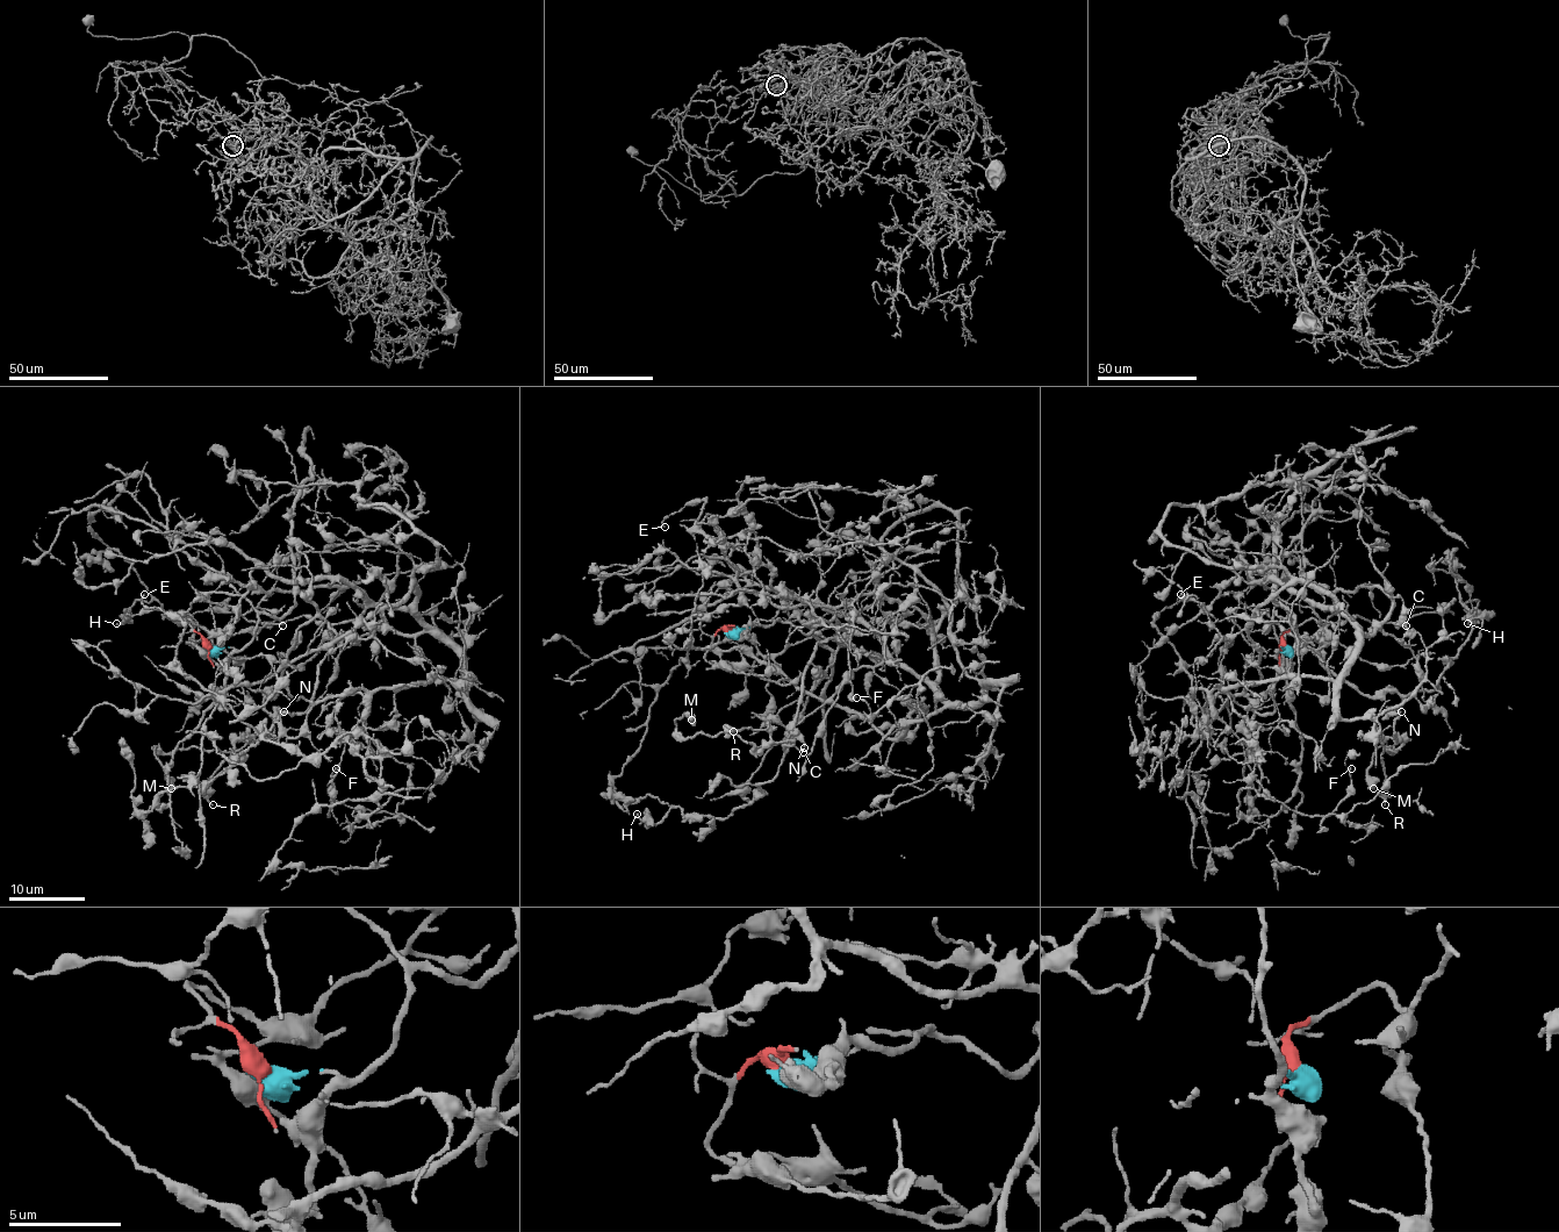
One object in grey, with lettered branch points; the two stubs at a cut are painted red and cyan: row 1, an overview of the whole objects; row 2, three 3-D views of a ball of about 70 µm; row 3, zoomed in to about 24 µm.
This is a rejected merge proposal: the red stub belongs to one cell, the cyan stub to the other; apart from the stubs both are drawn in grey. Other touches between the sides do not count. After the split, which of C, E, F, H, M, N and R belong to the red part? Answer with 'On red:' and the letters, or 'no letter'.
On red: C, E, F

